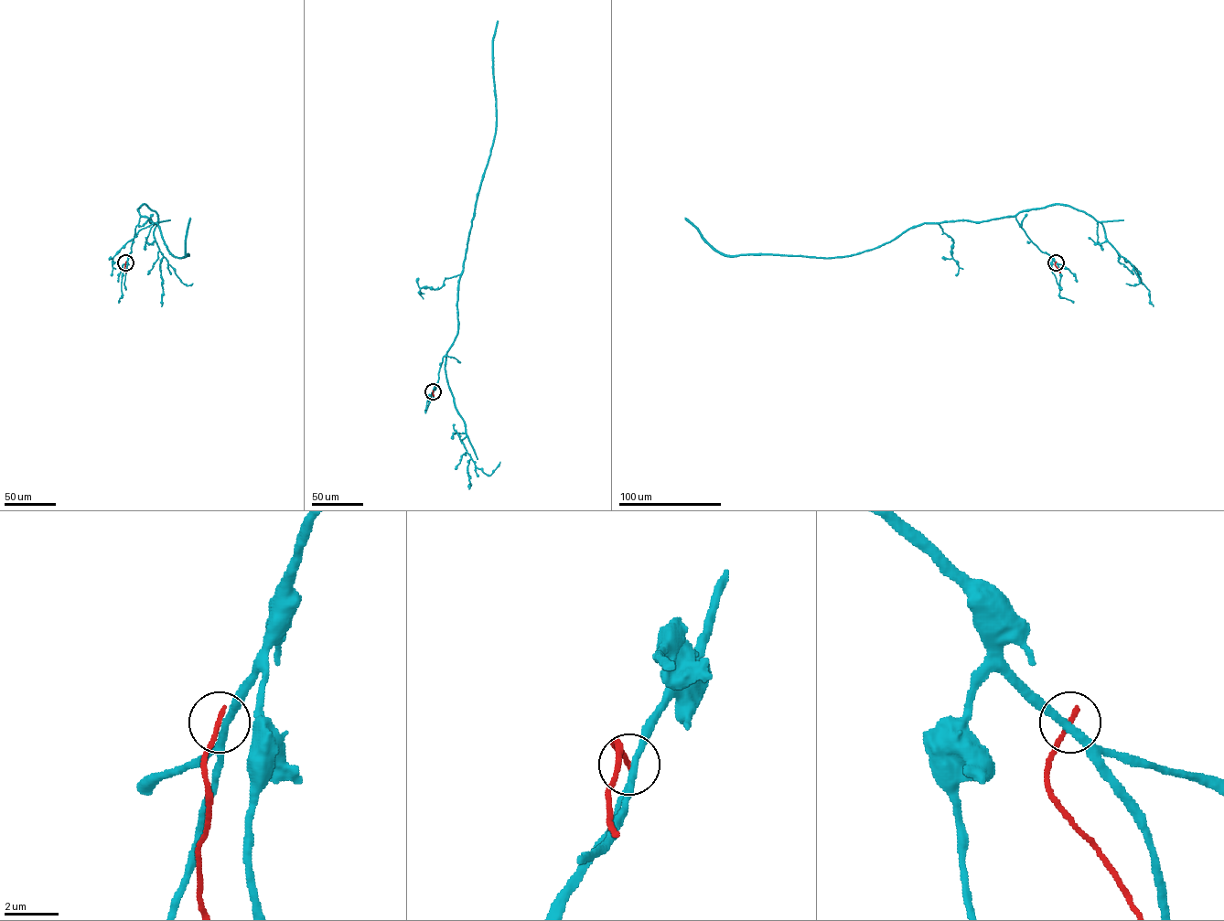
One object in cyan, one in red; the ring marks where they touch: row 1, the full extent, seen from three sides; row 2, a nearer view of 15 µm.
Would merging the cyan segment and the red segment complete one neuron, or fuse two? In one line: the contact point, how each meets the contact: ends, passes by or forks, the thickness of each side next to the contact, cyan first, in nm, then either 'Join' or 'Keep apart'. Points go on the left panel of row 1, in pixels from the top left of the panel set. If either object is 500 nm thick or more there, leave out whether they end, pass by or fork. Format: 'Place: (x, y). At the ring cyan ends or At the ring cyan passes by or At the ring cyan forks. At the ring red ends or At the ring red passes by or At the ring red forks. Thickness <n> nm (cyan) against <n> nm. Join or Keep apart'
Place: (125, 262). At the ring cyan passes by. At the ring red ends. Thickness 260 nm (cyan) against 200 nm. Keep apart

